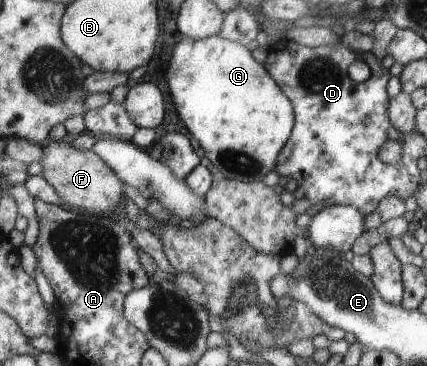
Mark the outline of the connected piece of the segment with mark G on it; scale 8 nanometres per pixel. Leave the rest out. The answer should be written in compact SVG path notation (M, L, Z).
M219 35L207 39L183 38L183 42L173 48L167 84L183 126L199 140L205 156L222 176L243 183L257 183L276 168L279 154L292 137L294 109L265 66L259 64L245 46Z

